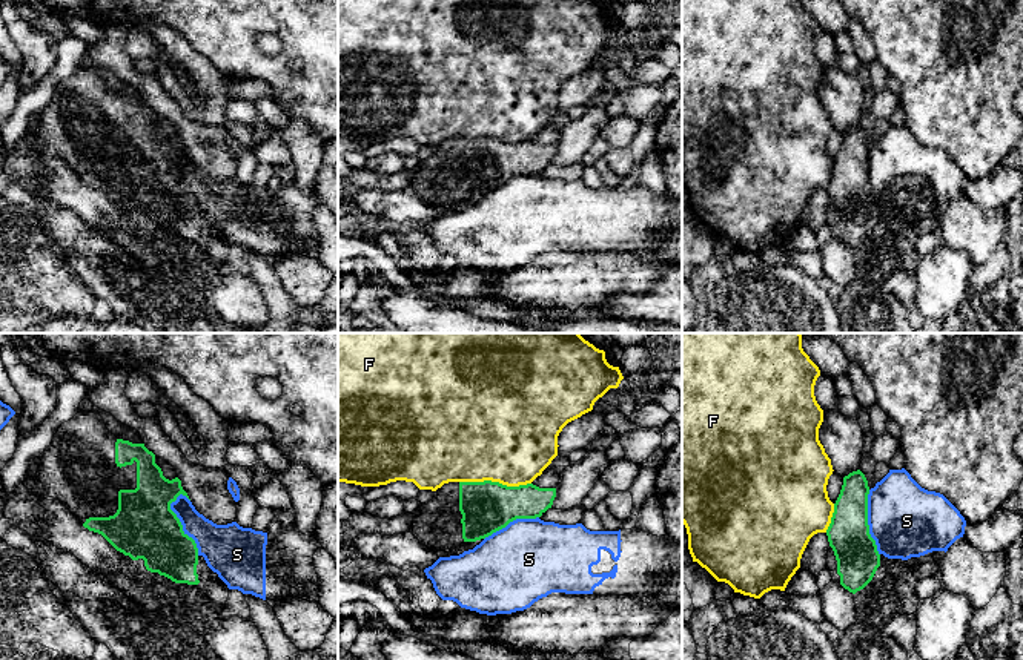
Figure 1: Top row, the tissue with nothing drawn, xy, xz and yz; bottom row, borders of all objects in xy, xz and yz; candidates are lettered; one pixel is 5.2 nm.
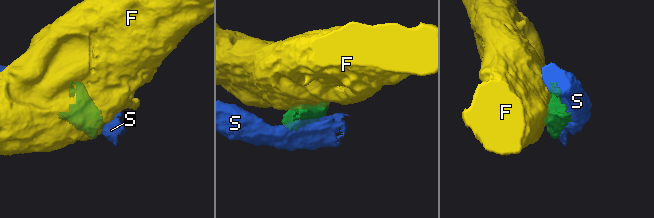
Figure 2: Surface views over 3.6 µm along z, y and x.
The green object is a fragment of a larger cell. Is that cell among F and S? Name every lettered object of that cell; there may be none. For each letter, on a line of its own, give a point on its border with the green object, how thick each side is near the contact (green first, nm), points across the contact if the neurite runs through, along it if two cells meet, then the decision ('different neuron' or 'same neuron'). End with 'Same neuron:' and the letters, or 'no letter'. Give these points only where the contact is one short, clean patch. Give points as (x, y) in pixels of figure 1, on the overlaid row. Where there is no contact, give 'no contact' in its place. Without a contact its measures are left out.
F: meets green in xz at (495, 482); 280 nm thick on the green side, 480 nm on the other; different neuron
S: meets green in xy at (180, 524); 340 nm thick on the green side, 220 nm on the other; different neuron
Same neuron: no letter

